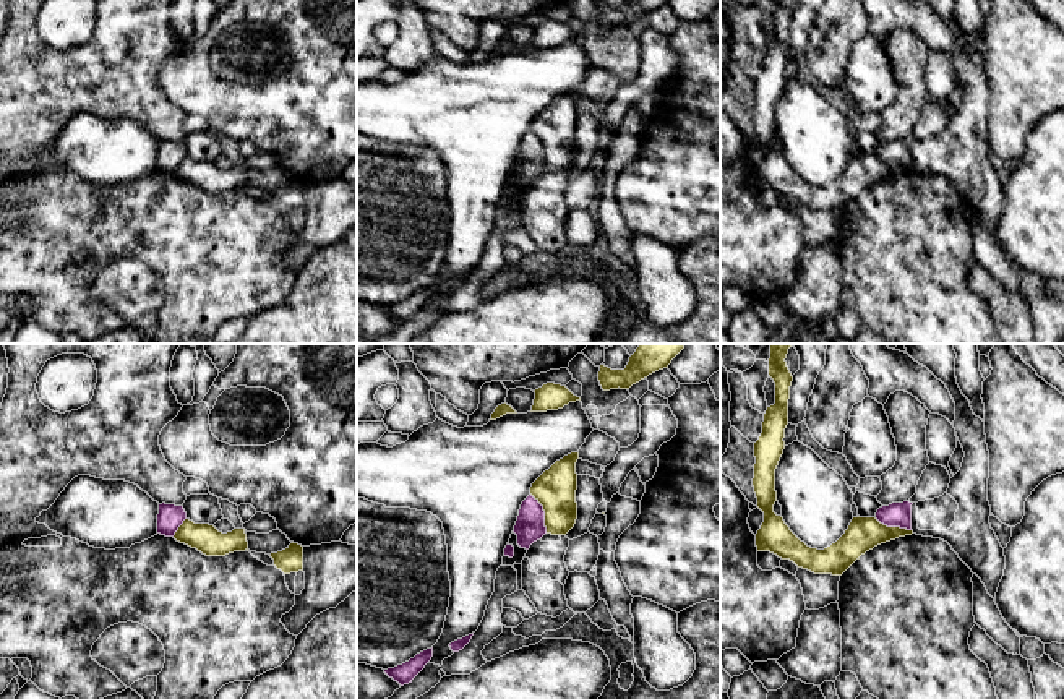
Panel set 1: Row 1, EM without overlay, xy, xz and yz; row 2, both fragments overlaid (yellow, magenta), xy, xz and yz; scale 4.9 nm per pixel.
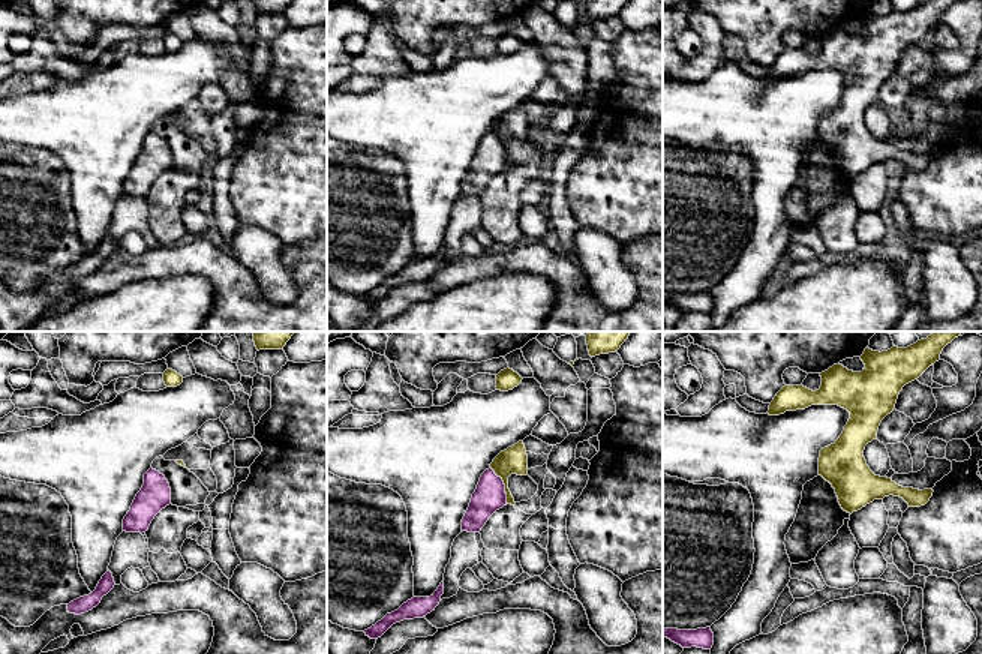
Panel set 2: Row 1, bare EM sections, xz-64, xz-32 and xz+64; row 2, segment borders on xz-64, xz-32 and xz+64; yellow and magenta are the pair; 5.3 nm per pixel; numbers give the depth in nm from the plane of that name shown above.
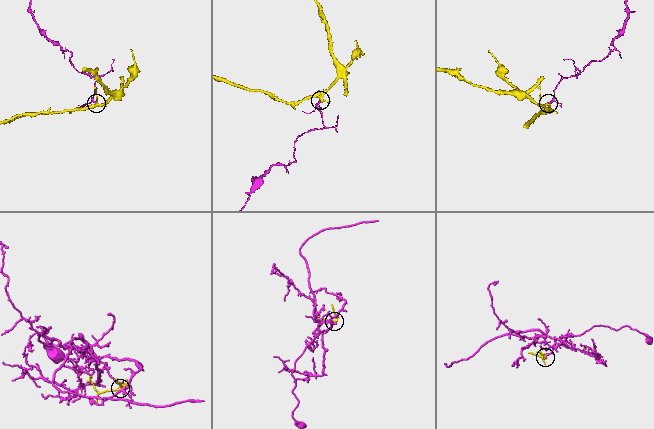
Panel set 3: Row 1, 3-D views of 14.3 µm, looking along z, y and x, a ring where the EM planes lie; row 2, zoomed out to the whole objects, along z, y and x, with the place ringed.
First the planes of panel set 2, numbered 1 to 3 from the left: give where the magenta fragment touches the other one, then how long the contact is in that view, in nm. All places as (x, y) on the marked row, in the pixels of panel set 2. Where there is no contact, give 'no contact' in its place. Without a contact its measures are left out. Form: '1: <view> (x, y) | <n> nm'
1: no contact
2: xz-32 (504, 483) | 220 nm
3: no contact

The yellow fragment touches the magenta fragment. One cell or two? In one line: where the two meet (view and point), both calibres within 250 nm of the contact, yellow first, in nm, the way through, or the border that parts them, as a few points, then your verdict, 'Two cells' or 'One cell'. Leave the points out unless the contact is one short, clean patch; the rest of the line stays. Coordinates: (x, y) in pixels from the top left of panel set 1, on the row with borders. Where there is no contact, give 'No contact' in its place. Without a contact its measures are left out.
Touches yellow at xz (545, 513). Thickness 200 nm (yellow) against 150 nm. Boundary: xz (531, 493), (542, 506), (547, 532). Two cells

